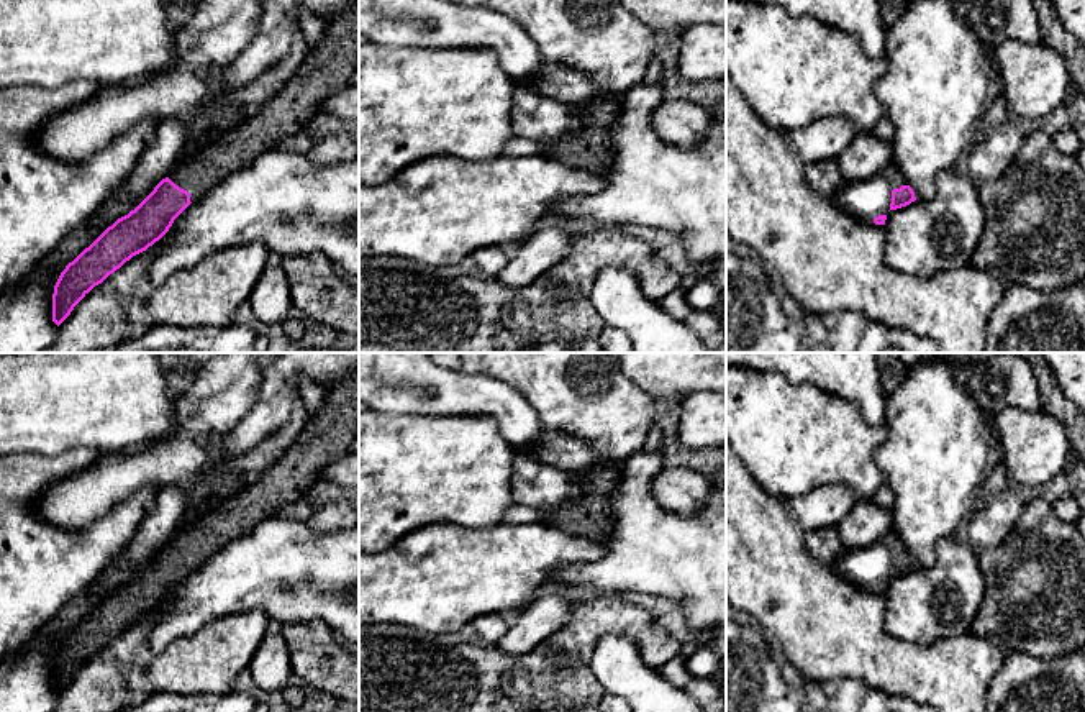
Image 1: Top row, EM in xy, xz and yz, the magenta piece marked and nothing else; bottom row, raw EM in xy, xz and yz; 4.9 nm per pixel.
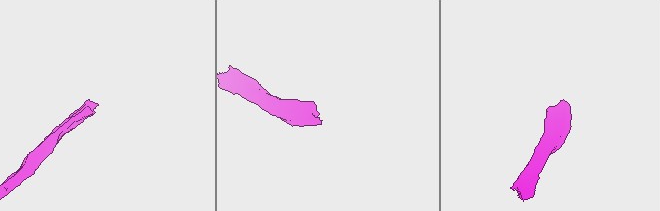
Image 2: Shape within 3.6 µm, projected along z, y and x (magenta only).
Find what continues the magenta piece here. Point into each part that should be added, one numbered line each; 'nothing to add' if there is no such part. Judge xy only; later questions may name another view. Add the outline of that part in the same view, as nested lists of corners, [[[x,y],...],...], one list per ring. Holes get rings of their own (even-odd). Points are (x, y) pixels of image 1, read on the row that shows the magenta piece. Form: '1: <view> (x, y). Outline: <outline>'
1: xy (325, 71). Outline: [[[359,0],[326,23],[320,46],[279,94],[211,146],[179,161],[167,177],[190,194],[192,203],[200,200],[262,153],[298,135],[320,113],[326,97],[349,85],[357,67]]]

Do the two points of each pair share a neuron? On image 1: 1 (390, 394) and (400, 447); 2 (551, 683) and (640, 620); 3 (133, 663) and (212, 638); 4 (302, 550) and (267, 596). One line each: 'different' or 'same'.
1: different
2: same
3: same
4: same

